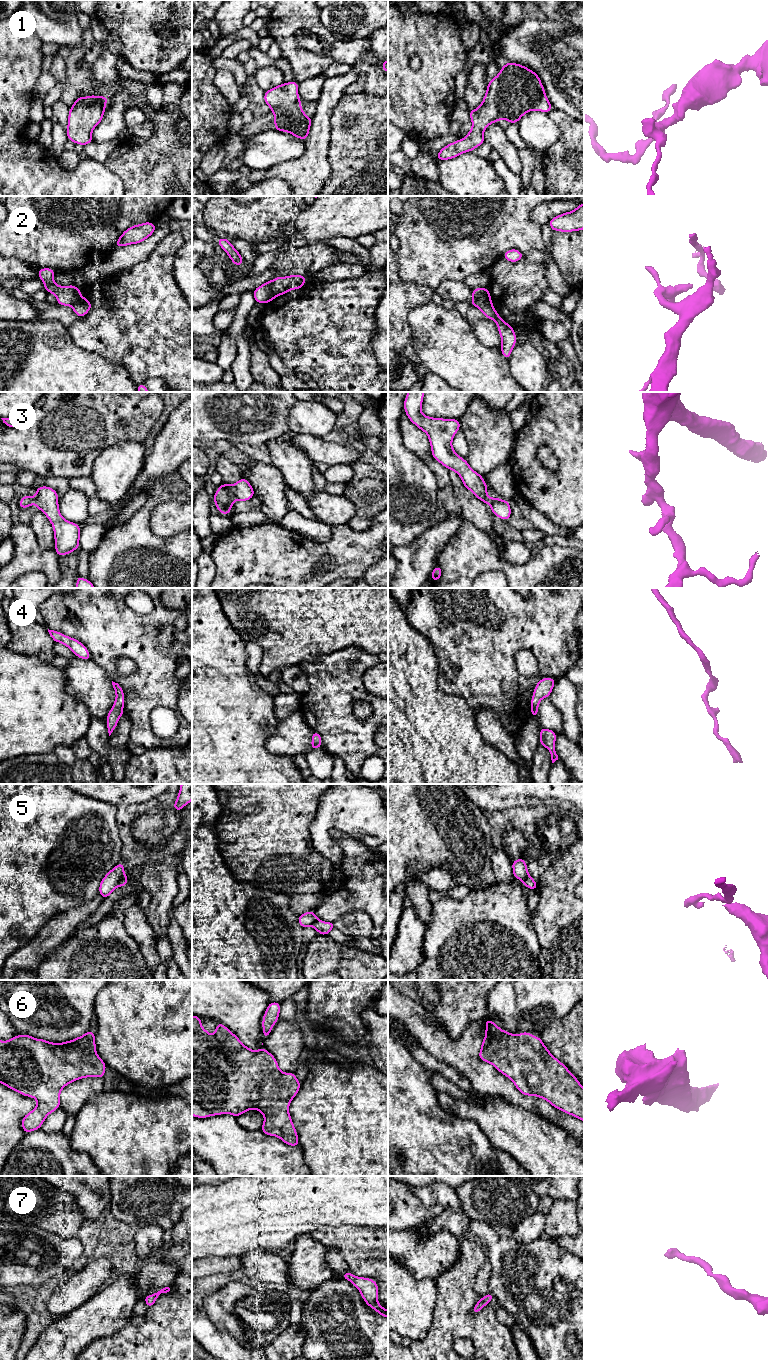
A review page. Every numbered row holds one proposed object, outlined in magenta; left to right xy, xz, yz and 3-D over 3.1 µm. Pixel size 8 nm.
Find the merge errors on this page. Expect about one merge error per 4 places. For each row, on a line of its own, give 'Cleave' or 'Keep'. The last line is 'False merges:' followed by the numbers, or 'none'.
1: Keep
2: Cleave
3: Keep
4: Keep
5: Cleave
6: Keep
7: Keep
False merges: 2, 5

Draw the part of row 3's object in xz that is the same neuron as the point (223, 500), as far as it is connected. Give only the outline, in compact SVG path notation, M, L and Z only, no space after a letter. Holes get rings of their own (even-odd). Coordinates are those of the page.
M242 477L235 484L221 484L214 493L214 504L221 514L229 514L235 500L248 501L255 495L251 484Z

